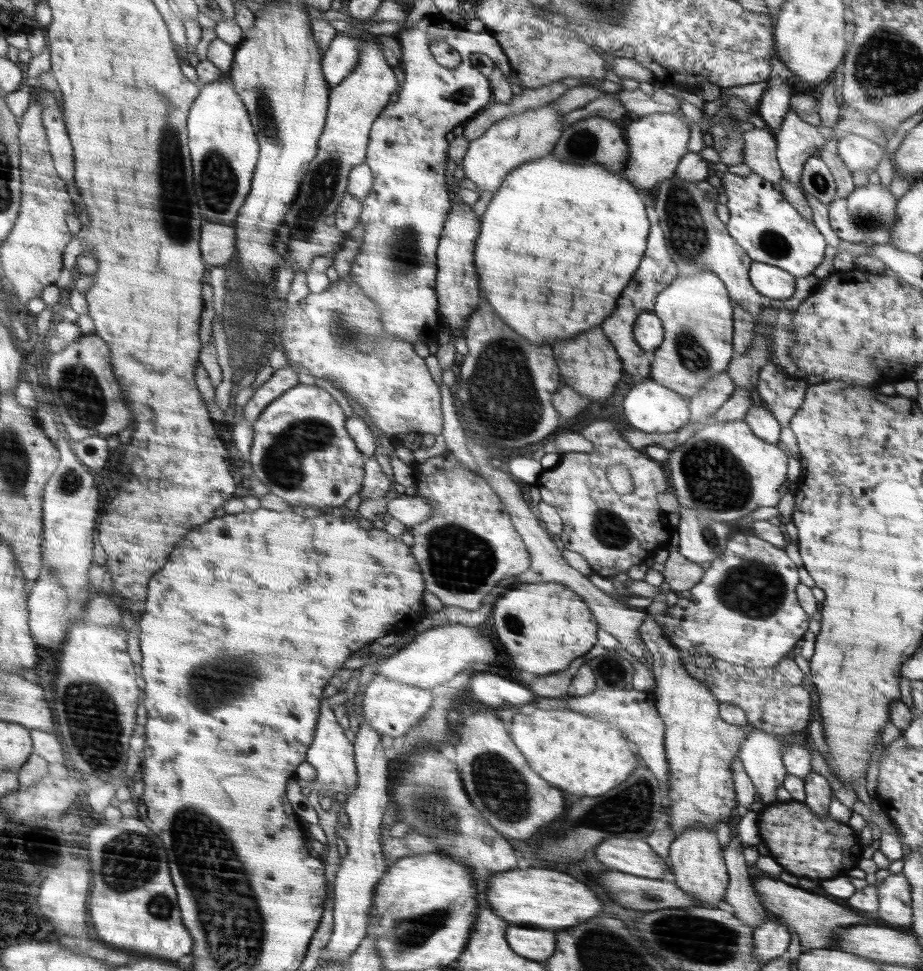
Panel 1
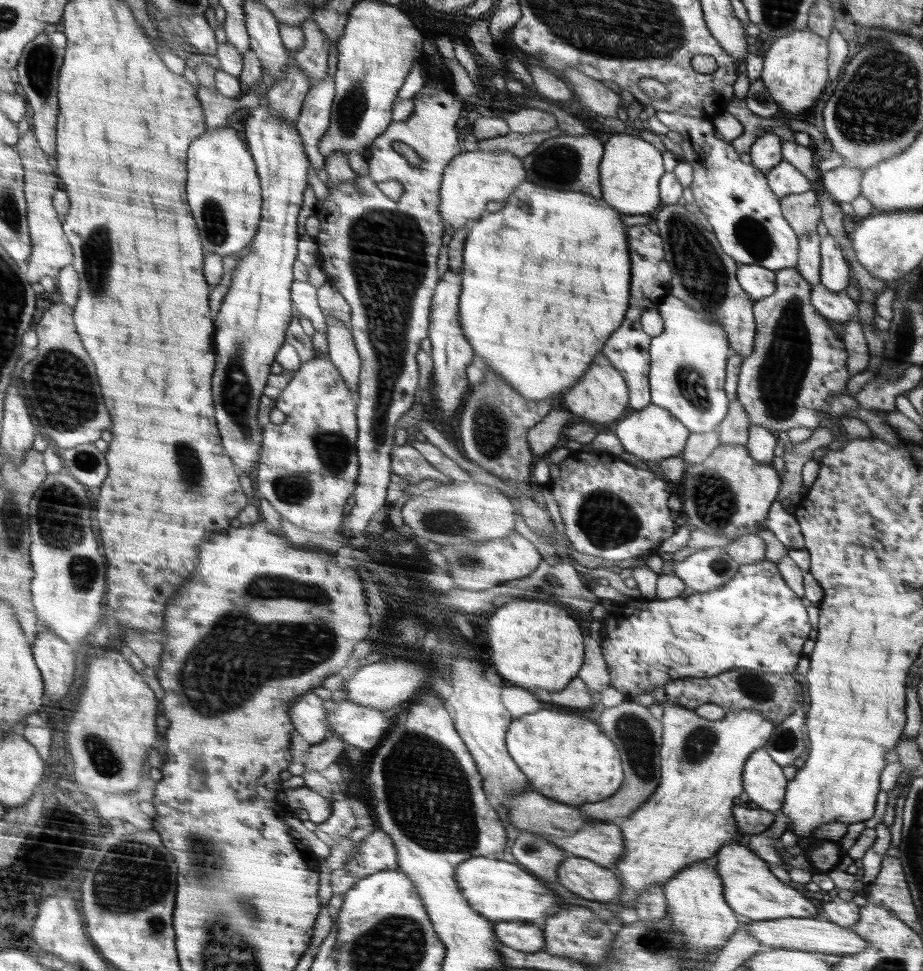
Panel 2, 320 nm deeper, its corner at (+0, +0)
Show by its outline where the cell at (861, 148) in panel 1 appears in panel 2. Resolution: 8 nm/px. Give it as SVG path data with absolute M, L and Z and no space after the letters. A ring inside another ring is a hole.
M843 165L821 176L822 187L838 203L852 203L861 194L860 181L862 176L864 176L864 171Z

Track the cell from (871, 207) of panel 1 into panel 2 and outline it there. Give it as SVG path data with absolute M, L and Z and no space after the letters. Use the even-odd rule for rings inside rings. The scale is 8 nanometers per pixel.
M829 234L822 238L820 250L822 256L820 284L830 292L845 290L850 282L850 265L835 236Z

